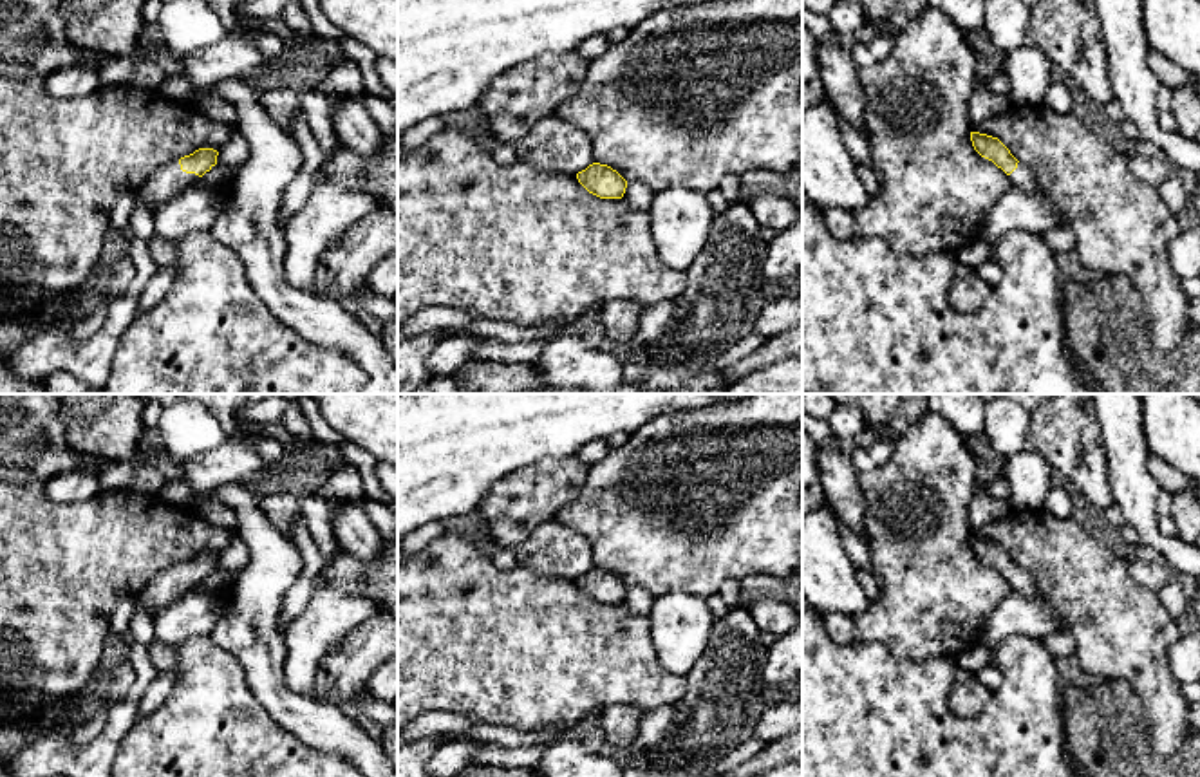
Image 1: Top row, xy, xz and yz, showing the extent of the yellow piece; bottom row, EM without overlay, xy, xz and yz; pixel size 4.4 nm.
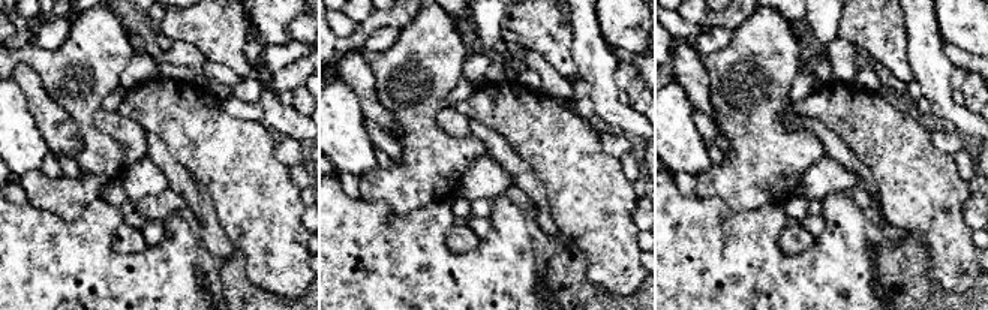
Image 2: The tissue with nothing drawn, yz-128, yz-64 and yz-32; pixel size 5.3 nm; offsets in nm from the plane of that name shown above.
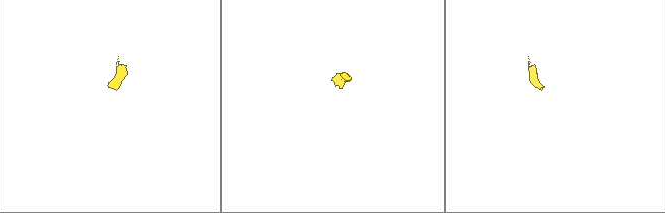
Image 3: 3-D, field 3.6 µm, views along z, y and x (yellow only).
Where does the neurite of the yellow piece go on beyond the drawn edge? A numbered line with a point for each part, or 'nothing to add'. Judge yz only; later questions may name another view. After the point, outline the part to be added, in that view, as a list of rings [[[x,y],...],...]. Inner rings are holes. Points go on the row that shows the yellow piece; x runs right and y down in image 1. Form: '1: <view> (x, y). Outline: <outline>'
1: yz (1021, 177). Outline: [[[1017,163],[1017,168],[1008,175],[1010,186],[1025,190],[1032,195],[1043,193],[1037,186],[1037,181],[1032,170],[1025,163]]]

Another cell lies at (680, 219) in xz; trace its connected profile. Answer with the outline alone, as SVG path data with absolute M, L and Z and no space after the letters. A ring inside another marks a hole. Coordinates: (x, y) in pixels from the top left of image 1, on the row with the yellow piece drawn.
M685 186L658 190L647 210L647 219L660 260L687 275L708 242L714 217L716 211L705 193Z

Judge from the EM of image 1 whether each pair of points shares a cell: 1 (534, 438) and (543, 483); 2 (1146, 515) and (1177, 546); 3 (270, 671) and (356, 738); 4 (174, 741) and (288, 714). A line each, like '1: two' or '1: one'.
1: two
2: one
3: one
4: two

